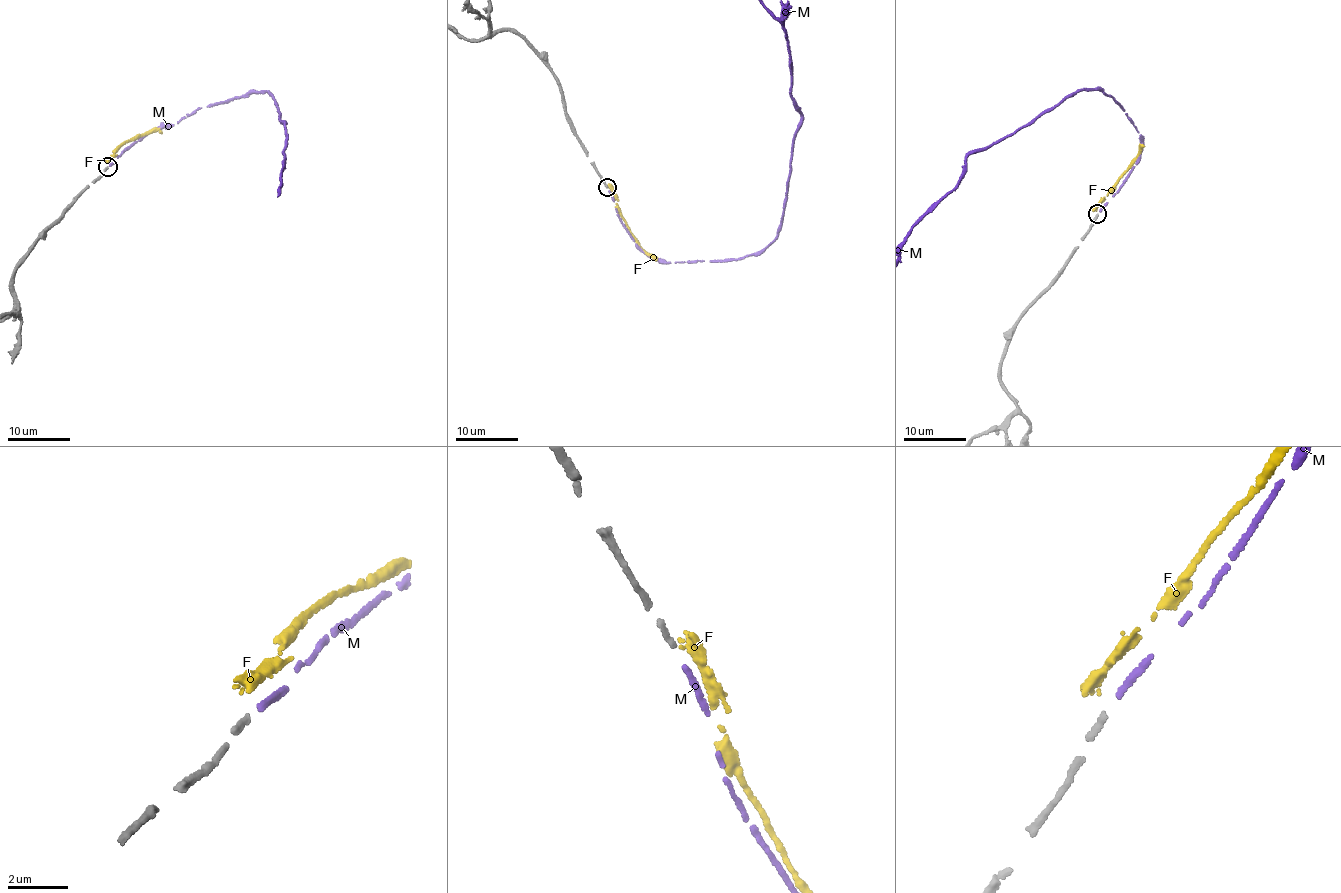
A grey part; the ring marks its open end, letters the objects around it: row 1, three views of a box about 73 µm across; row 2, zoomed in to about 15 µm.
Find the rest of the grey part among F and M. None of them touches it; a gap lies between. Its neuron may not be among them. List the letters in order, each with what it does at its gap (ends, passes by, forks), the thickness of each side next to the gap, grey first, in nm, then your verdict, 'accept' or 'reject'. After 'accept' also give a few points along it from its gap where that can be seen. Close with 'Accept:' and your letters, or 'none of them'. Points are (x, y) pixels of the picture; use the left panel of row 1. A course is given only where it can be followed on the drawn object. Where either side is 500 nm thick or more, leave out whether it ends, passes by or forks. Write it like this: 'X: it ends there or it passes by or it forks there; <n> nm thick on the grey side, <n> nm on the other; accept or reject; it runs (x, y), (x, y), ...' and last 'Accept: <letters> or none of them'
F: it ends there; 170 nm thick on the grey side, 360 nm on the other; reject
M: it ends there; 170 nm thick on the grey side, 190 nm on the other; accept
Accept: M

